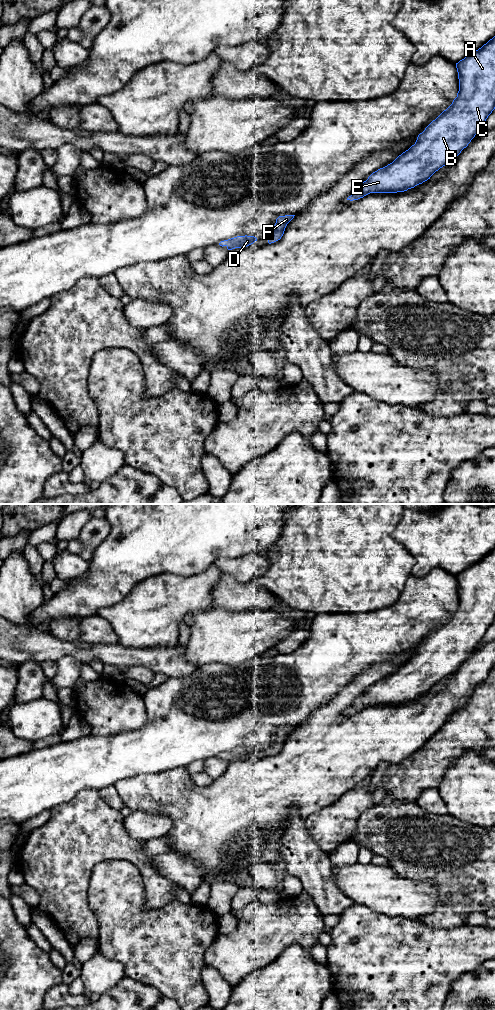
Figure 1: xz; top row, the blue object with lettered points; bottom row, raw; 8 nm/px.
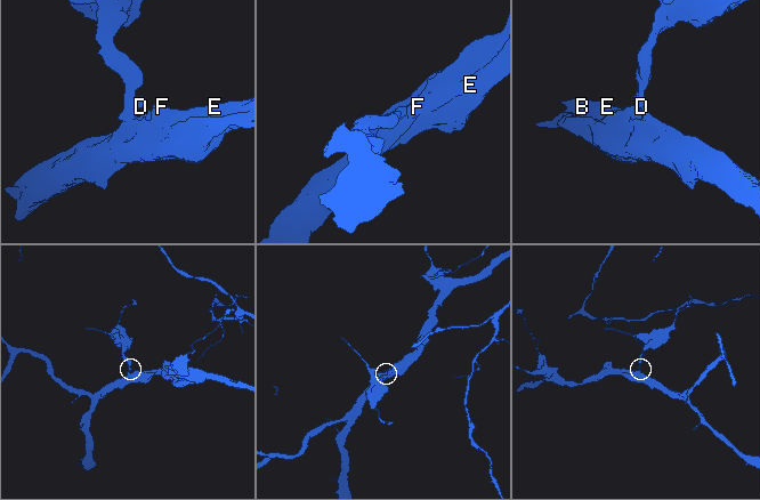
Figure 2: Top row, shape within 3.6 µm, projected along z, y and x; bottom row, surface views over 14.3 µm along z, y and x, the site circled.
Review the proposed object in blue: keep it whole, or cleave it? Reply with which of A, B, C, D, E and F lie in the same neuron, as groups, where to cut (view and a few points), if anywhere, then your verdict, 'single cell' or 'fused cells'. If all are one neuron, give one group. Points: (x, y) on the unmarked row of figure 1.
groups A B C D E F; cut none; single cell

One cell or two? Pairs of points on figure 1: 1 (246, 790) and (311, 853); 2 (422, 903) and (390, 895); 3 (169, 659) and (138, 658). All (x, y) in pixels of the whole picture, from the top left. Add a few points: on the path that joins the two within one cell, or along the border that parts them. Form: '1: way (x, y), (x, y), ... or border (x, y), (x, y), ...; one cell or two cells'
1: border (296, 805), (289, 810), (284, 819), (280, 848); two cells
2: way (414, 899), (398, 896); one cell
3: way (161, 659), (146, 658); one cell

